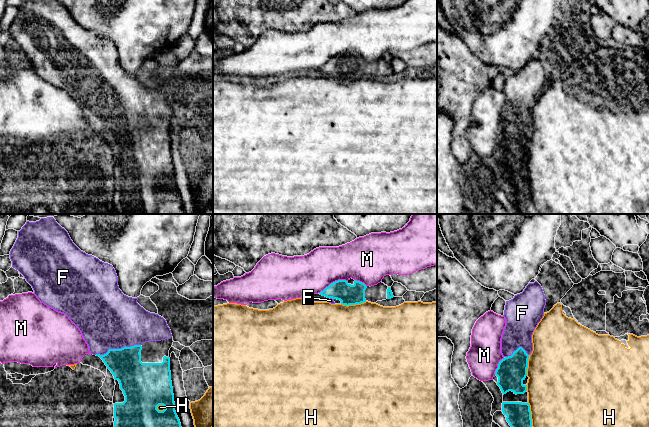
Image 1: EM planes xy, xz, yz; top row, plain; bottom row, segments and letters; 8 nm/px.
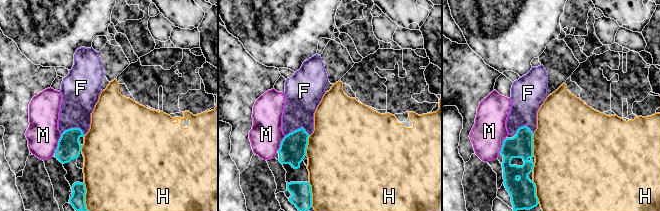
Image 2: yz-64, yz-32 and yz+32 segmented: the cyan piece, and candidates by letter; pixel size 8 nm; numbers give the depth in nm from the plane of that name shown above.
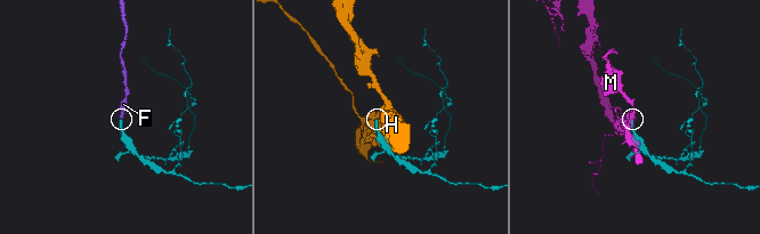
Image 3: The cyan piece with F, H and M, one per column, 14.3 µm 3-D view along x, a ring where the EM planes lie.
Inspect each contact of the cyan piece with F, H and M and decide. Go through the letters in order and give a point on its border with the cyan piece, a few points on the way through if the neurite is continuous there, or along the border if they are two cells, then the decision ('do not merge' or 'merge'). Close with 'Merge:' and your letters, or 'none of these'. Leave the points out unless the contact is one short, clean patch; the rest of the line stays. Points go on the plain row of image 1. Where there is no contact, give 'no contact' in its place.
F: contact xy (117, 125); way xy (125, 140), (121, 129), (117, 125), (109, 95); merge
H: contact xz (353, 80); do not merge
M: contact xz (333, 58); do not merge
Merge: F

